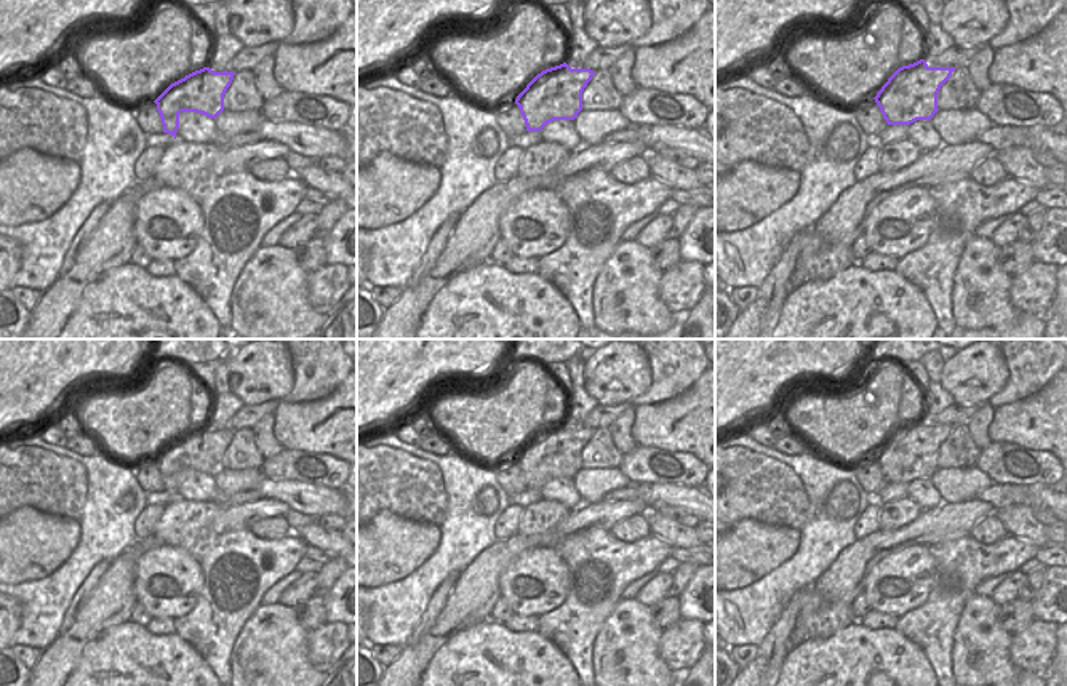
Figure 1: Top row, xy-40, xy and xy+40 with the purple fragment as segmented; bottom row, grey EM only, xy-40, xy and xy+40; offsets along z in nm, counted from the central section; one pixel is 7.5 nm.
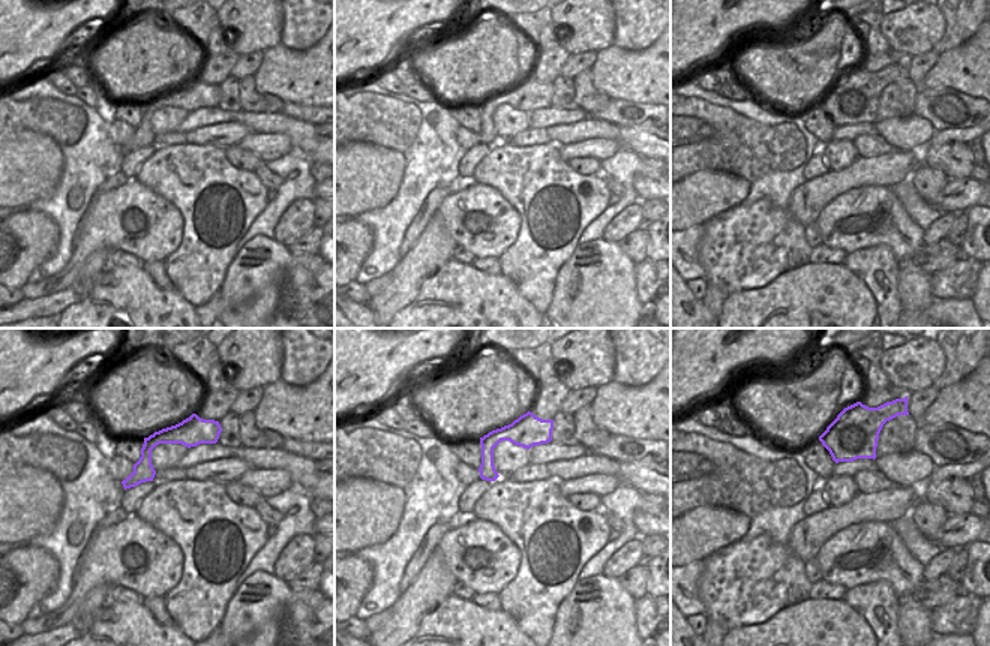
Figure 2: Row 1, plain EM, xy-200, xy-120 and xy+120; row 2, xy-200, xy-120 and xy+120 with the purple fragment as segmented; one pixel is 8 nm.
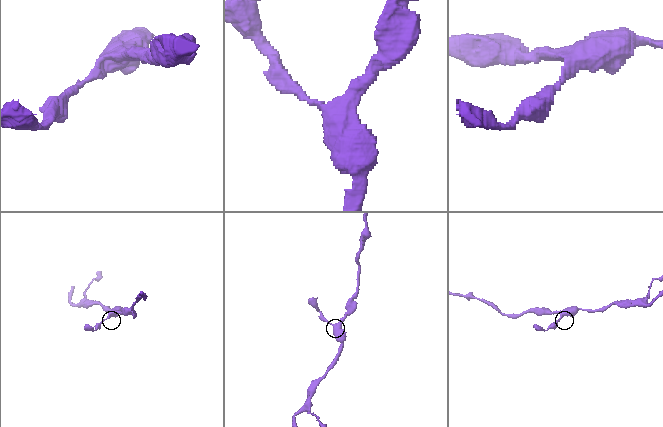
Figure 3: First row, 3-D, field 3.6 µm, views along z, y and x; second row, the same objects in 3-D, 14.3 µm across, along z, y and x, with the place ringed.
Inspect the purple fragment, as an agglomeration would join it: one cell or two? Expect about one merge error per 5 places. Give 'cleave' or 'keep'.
keep

